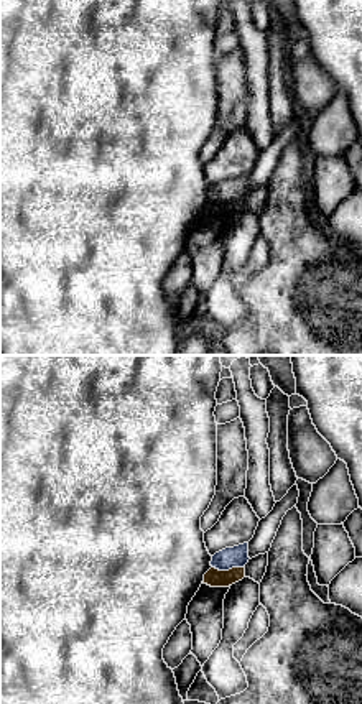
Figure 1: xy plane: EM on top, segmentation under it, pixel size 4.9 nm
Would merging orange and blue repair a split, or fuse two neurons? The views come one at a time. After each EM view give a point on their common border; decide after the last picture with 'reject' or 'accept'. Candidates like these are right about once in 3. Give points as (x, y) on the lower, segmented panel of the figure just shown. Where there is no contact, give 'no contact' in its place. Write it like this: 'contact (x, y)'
contact (229, 569)

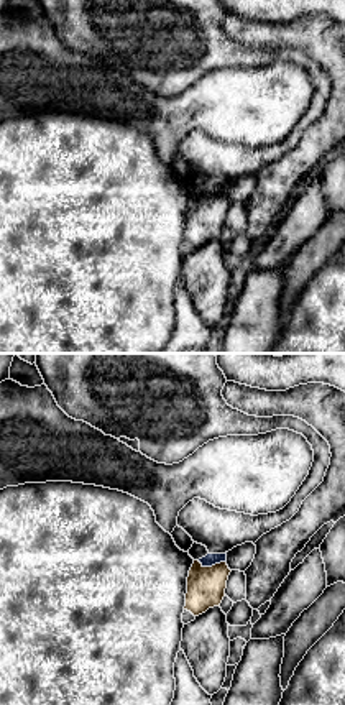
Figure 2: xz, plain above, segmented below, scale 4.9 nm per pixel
contact (212, 566)

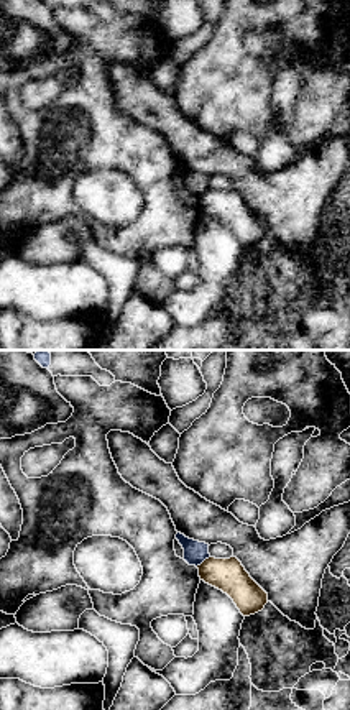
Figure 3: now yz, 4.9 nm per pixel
contact (204, 561)

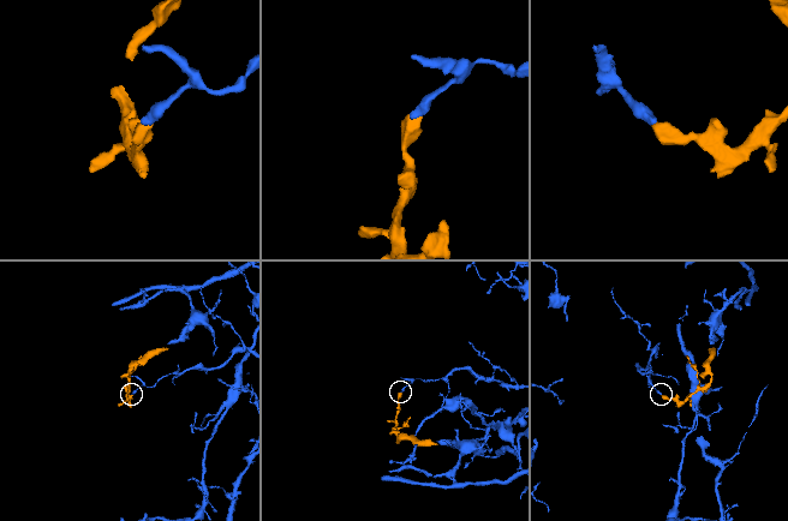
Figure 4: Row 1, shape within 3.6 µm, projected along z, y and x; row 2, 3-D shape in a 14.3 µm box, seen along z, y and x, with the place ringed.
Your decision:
reject

